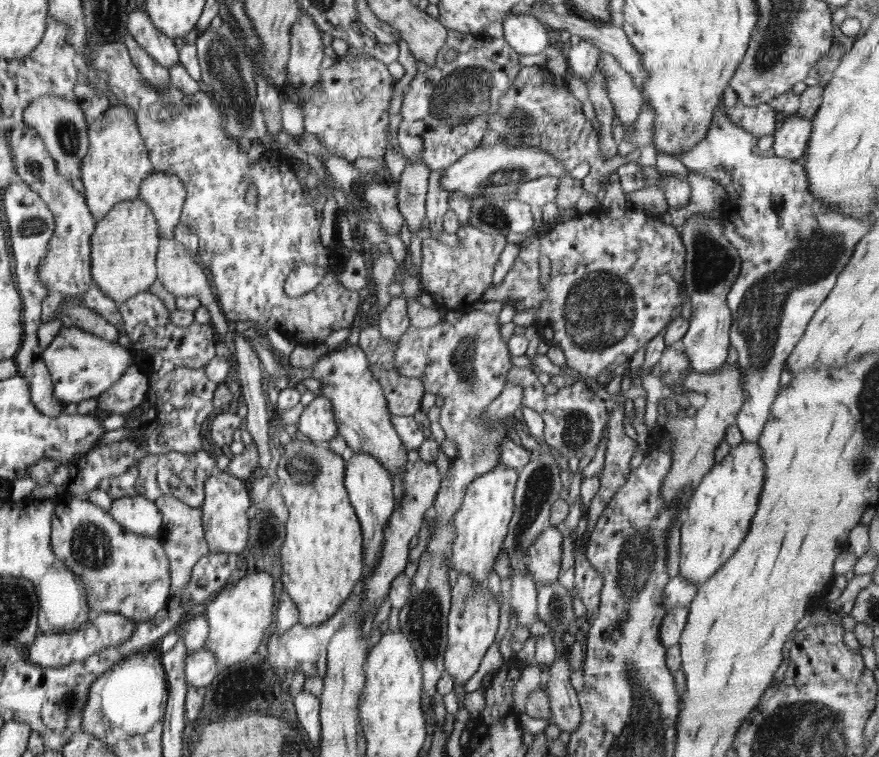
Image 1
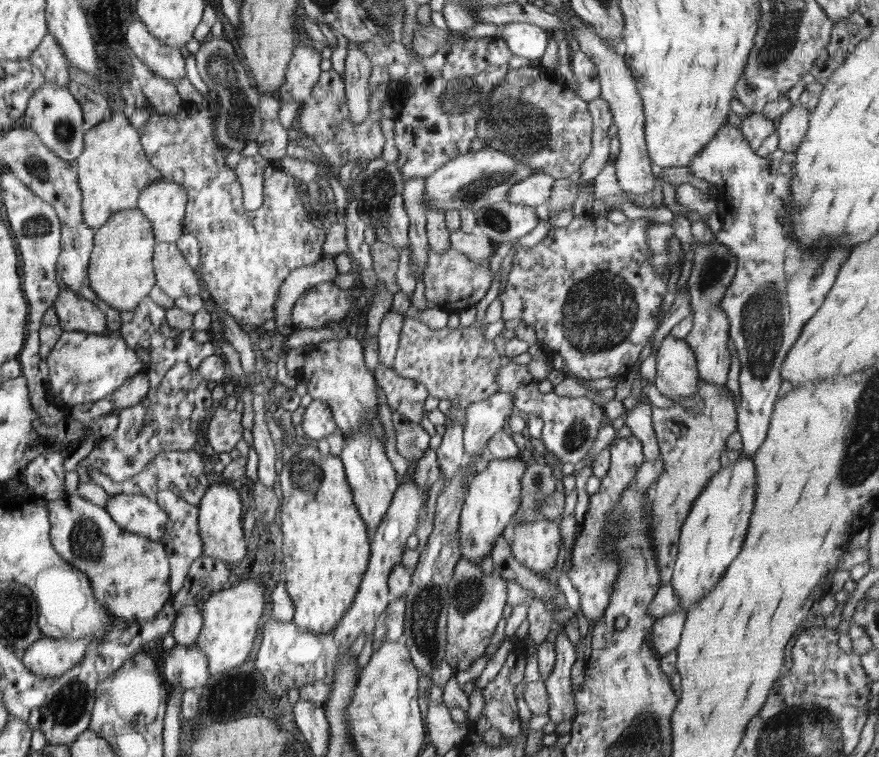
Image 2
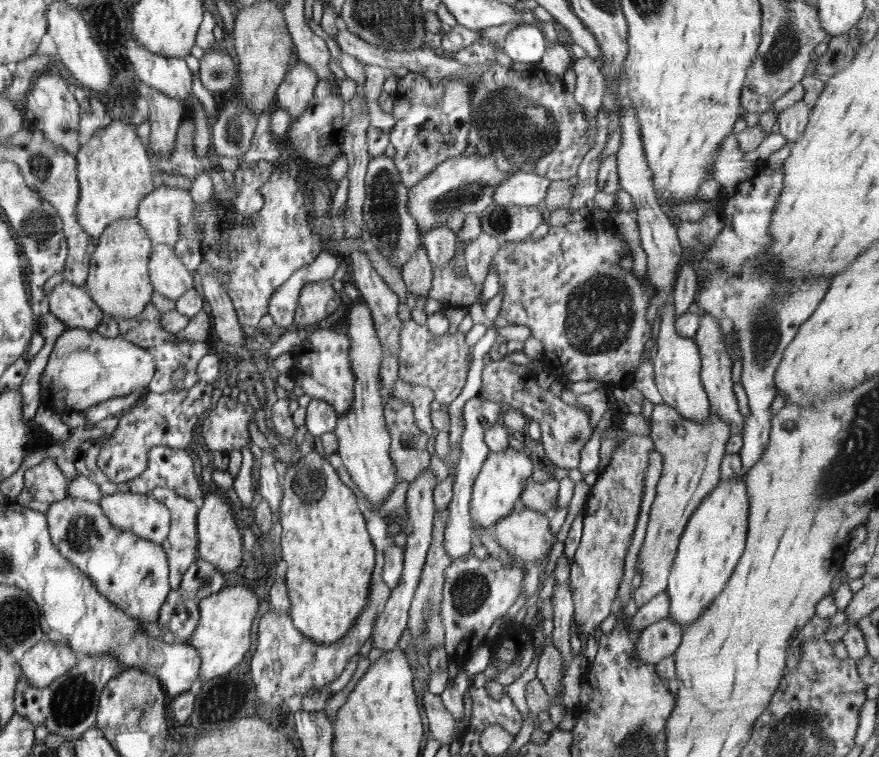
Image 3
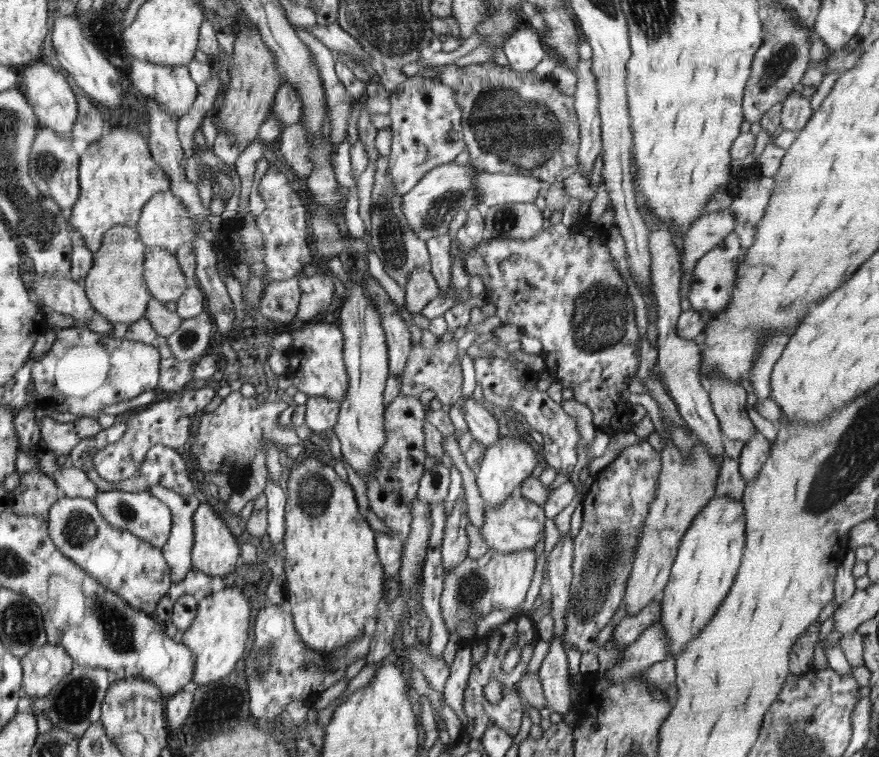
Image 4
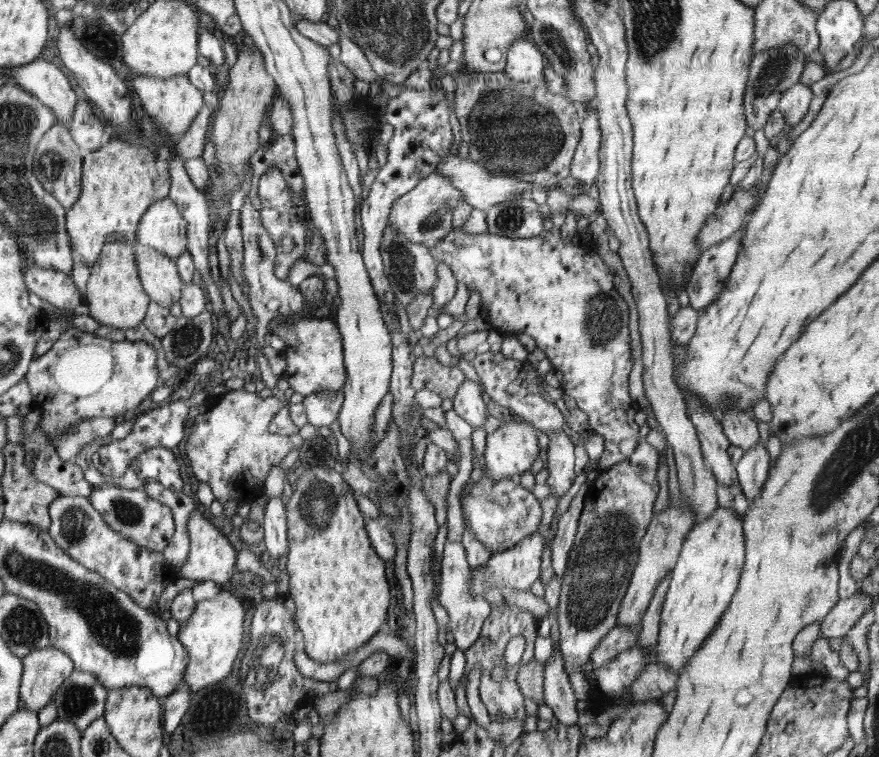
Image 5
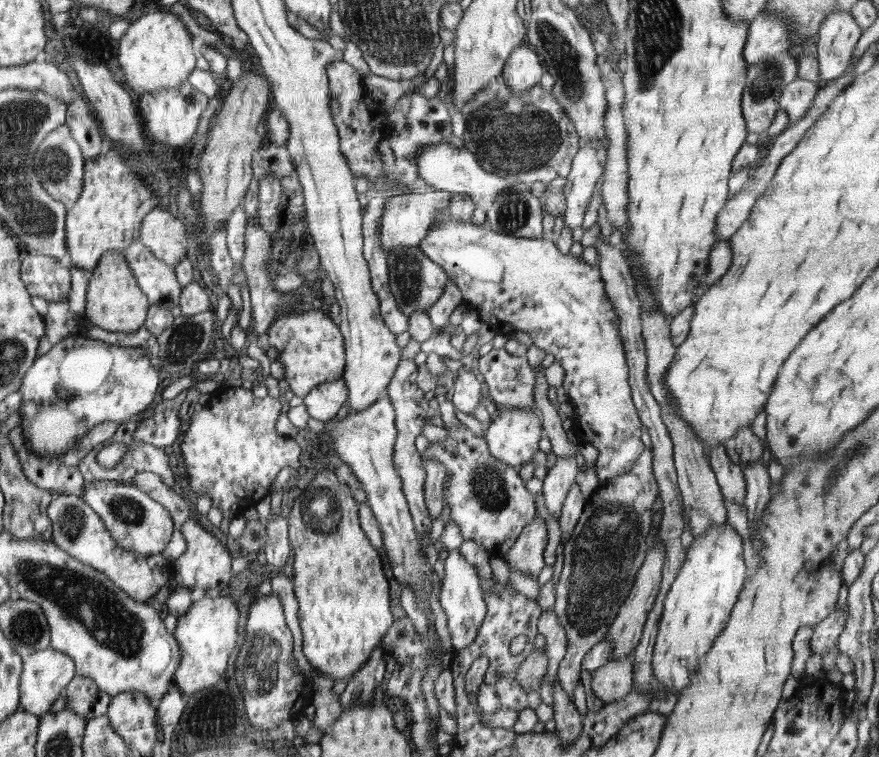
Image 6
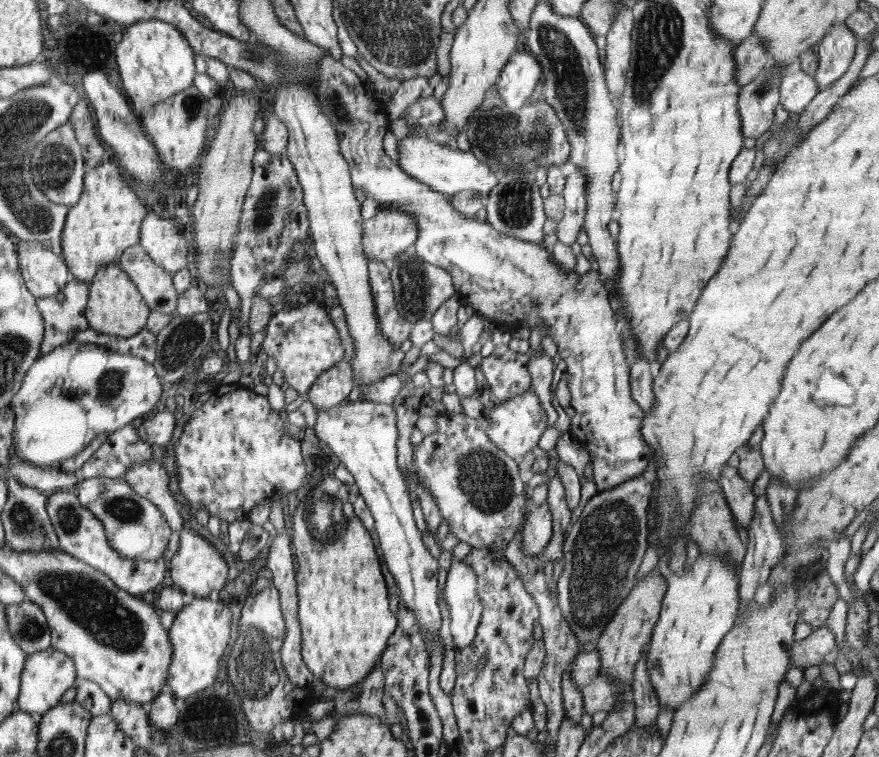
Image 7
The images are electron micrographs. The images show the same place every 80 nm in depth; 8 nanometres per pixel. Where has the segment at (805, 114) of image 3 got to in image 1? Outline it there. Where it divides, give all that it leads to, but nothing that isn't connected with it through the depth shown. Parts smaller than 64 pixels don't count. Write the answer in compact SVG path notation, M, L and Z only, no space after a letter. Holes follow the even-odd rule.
M795 110L785 117L774 133L773 149L780 158L800 159L807 151L813 122L797 114Z

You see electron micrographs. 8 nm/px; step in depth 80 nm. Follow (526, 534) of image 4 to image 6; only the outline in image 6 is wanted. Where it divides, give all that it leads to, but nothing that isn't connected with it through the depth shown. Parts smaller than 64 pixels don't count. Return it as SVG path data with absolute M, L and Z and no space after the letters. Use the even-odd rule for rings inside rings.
M460 423L459 428L445 428L447 438L444 442L430 443L430 446L422 456L423 460L436 459L447 470L447 475L452 476L448 485L443 484L443 503L450 508L450 520L456 522L464 539L473 540L482 546L491 556L502 556L510 550L516 539L522 534L524 527L537 517L534 495L526 489L526 482L521 478L518 471L511 466L493 458L488 450L485 434L480 437Z

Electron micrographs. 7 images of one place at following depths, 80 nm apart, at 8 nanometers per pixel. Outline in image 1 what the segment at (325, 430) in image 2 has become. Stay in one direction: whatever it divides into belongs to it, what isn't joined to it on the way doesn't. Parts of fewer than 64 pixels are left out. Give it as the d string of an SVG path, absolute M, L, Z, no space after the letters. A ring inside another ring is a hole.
M319 396L306 406L297 422L300 432L310 441L330 442L339 434L330 400Z

